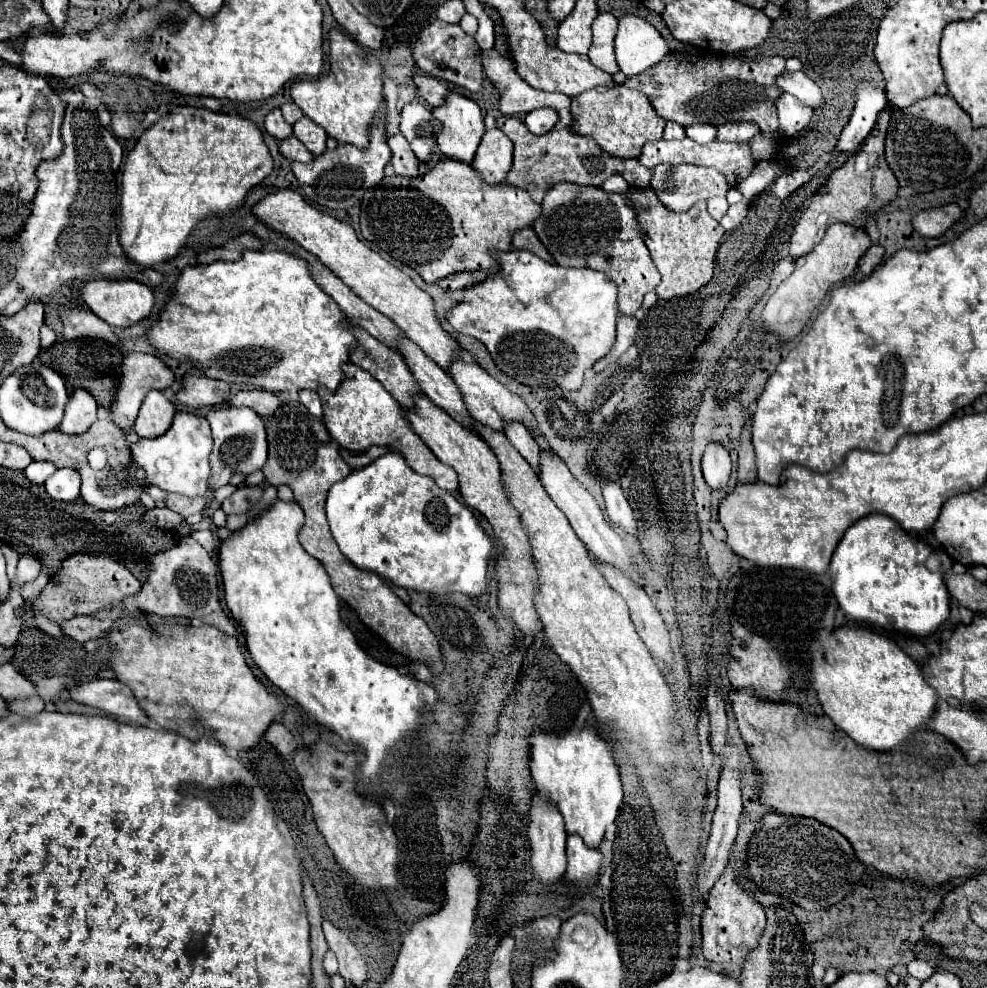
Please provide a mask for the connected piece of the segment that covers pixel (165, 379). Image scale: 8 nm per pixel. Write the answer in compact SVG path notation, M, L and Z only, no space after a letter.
M125 354L123 364L121 364L121 386L117 386L117 402L113 402L113 406L109 408L111 420L115 422L117 428L121 428L125 434L133 432L133 424L139 412L139 404L141 400L147 396L149 390L163 390L167 386L171 386L175 380L173 372L157 358L151 354Z

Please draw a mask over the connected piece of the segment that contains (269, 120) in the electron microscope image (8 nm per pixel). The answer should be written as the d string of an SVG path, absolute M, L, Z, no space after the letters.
M275 108L273 112L269 112L269 114L265 116L265 130L267 130L271 136L279 138L279 140L291 136L291 126L283 120L279 108Z

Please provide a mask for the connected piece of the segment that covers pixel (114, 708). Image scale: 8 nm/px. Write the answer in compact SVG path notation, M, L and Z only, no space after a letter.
M93 680L83 686L73 686L69 692L75 702L121 716L125 720L131 720L133 724L149 726L149 718L137 706L133 692L129 692L127 686L117 680Z

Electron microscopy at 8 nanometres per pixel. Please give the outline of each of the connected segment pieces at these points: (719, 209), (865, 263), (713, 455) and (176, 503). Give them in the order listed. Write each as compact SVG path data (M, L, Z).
M711 198L707 204L709 204L709 214L715 220L721 220L725 216L725 212L727 212L727 206L729 206L725 198Z
M871 246L871 248L865 252L865 256L859 260L859 270L861 270L865 276L869 276L869 274L883 262L883 254L885 254L885 250L883 250L881 246Z
M709 442L703 452L701 470L703 470L705 482L709 484L709 488L713 488L713 490L725 488L729 482L729 476L731 476L731 456L729 456L727 448L723 444Z
M169 494L165 498L165 506L177 514L181 514L183 518L195 514L195 512L203 512L205 508L205 498L187 498L187 496L181 496L181 494Z

